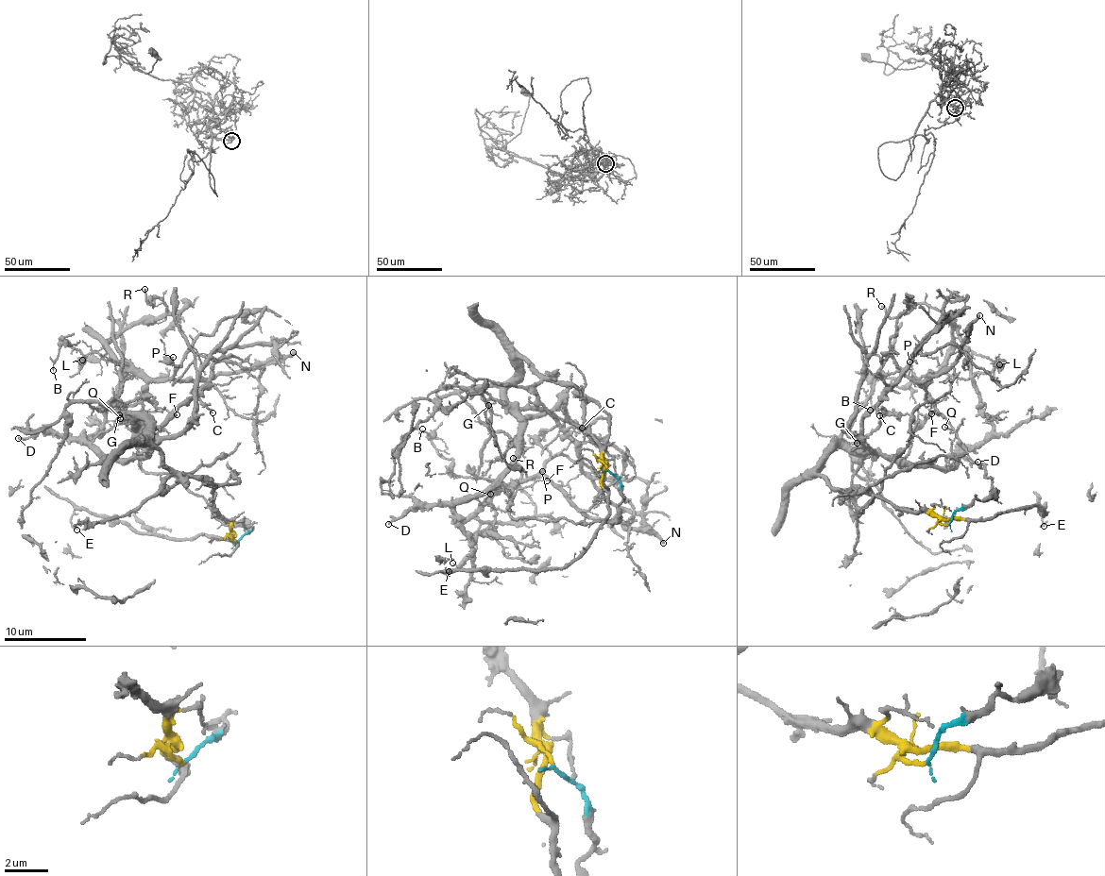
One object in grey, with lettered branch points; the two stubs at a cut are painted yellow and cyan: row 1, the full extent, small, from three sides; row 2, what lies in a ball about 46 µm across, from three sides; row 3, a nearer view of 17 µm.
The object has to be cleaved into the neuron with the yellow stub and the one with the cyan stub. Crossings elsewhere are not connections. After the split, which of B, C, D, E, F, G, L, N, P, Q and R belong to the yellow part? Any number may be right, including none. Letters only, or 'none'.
C, D, E, G, Q

